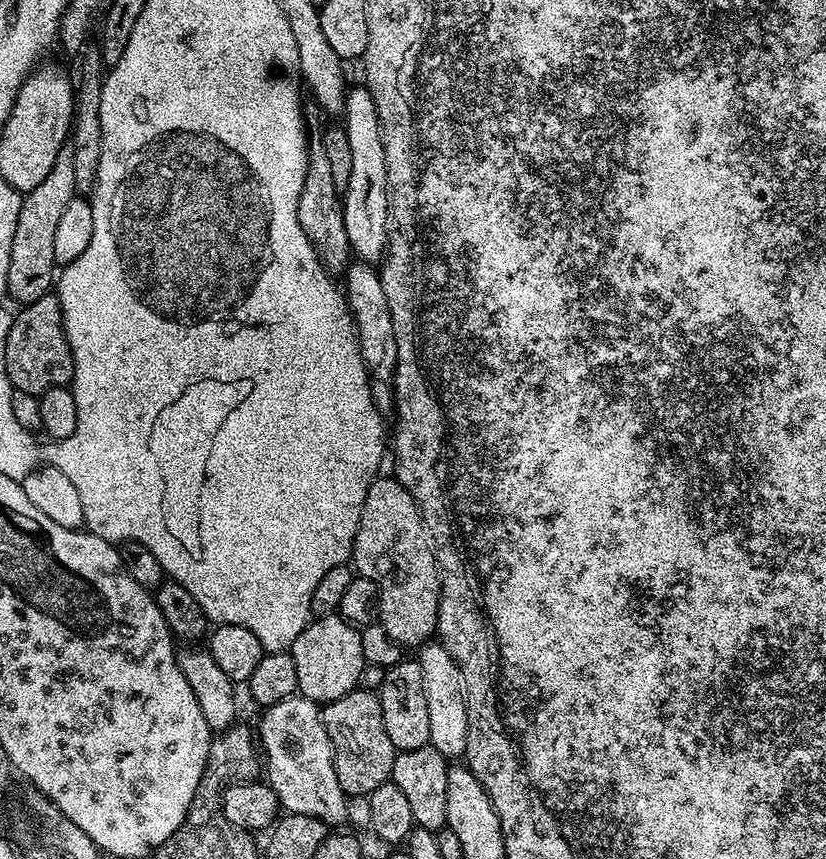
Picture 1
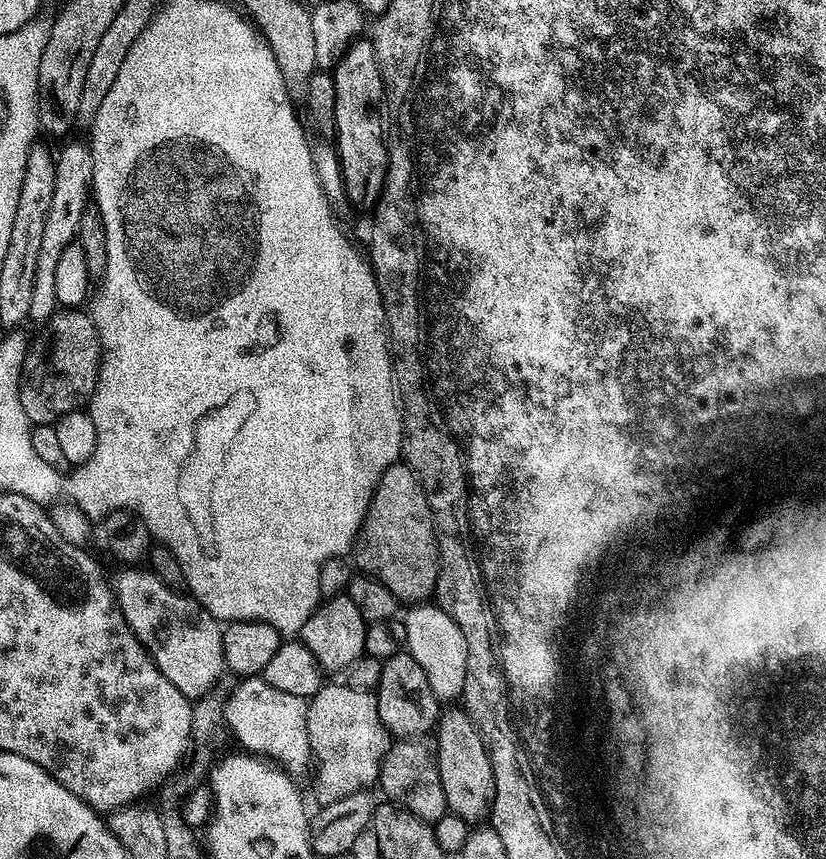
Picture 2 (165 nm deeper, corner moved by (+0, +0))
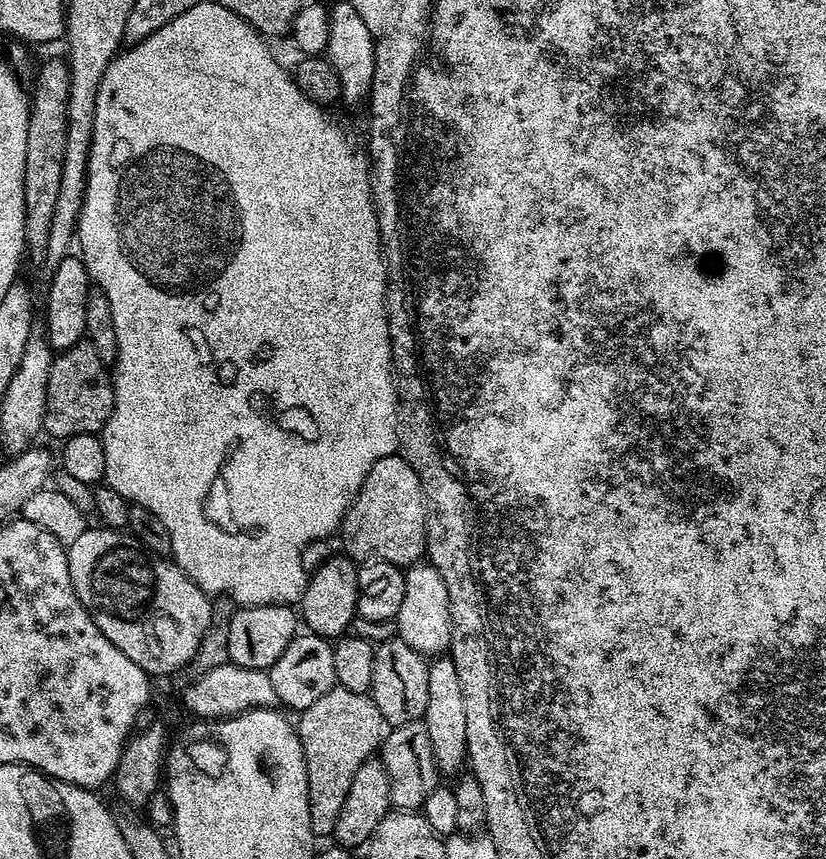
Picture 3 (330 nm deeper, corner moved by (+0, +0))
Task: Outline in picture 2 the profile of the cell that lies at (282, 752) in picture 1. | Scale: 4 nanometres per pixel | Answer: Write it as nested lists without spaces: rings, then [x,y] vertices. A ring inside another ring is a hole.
[[[244,678],[240,685],[223,701],[224,723],[227,731],[236,735],[243,751],[263,758],[276,768],[283,770],[289,777],[309,775],[312,747],[306,730],[305,697],[285,694],[274,690],[262,678]]]

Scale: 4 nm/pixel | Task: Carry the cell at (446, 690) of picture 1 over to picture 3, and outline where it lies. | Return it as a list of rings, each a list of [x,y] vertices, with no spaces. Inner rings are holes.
[[[431,562],[413,564],[404,573],[406,594],[402,594],[402,610],[396,615],[396,631],[406,646],[425,658],[435,658],[449,651],[452,643],[452,619],[450,598],[446,594],[446,582]]]

